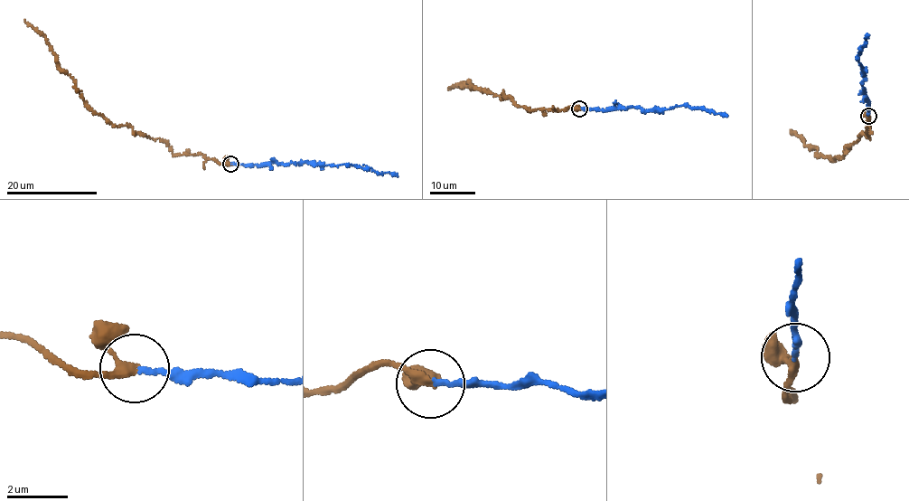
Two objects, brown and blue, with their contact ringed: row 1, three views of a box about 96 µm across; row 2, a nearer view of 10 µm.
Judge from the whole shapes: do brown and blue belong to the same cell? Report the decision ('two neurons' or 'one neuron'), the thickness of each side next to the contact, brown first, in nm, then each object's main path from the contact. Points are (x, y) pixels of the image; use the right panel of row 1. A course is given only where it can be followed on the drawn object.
one neuron; calibres 240 and 140 nm; course brown (868, 115), (869, 137), (861, 134), (834, 159), (818, 155), (791, 130); course blue (868, 115), (868, 101), (861, 85), (862, 68), (857, 57), (868, 34)

